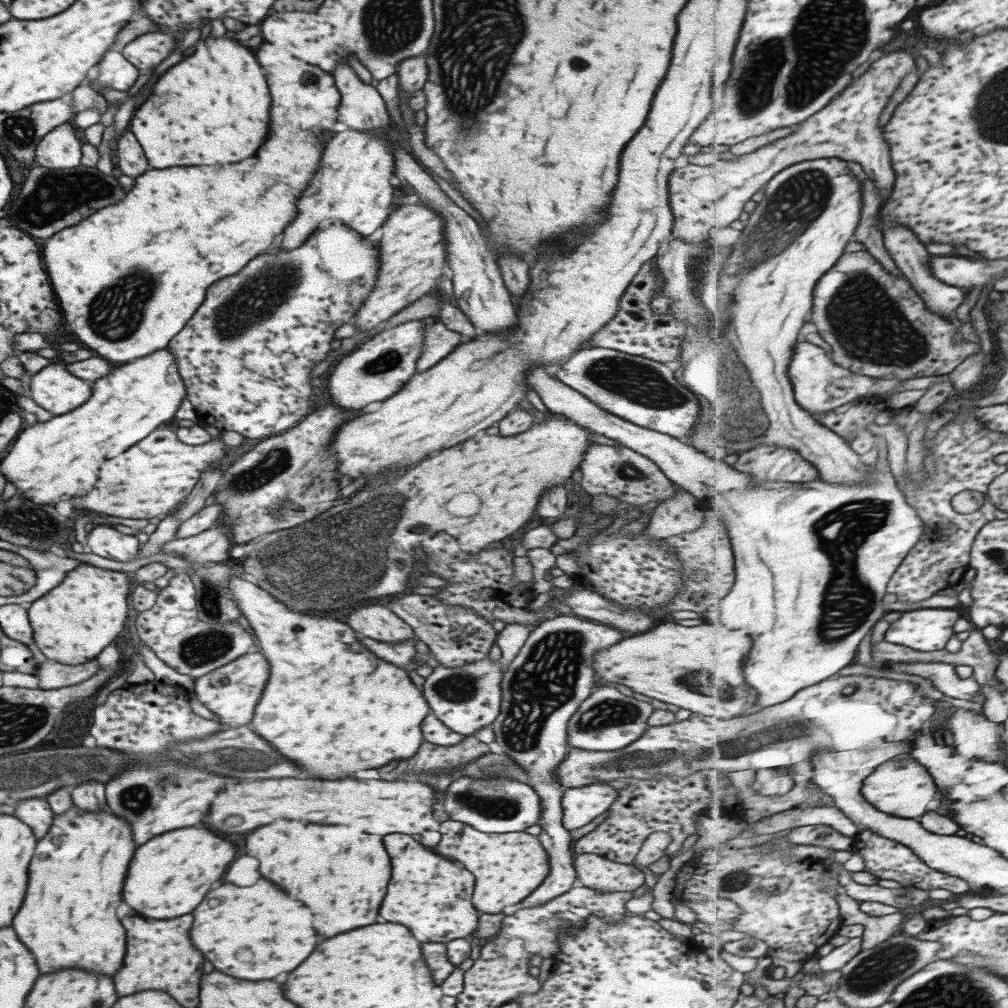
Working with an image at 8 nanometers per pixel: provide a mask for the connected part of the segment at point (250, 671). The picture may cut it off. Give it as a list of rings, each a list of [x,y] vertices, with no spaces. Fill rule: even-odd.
[[[259,650],[239,656],[235,660],[215,668],[212,672],[194,679],[194,696],[201,704],[217,716],[220,725],[227,728],[229,724],[245,725],[252,719],[255,705],[258,703],[263,687],[269,676],[269,665]]]

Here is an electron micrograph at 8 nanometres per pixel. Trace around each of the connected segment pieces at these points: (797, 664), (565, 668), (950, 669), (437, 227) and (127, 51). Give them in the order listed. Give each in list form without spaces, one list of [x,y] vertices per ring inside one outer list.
[[[538,364],[534,368],[530,368],[526,374],[528,387],[534,390],[543,406],[550,413],[565,416],[573,424],[581,426],[589,430],[591,433],[611,438],[625,448],[630,448],[633,452],[638,452],[646,456],[657,466],[658,470],[663,473],[672,483],[686,490],[691,496],[694,496],[702,507],[706,508],[706,512],[711,519],[721,519],[729,528],[729,538],[731,538],[732,549],[736,556],[736,581],[731,589],[731,592],[724,597],[719,604],[715,601],[705,617],[702,619],[705,622],[713,622],[713,624],[721,624],[729,626],[730,629],[747,631],[754,640],[754,646],[751,649],[750,656],[747,658],[746,666],[744,666],[745,680],[758,692],[758,704],[754,710],[761,710],[767,707],[772,707],[782,702],[788,701],[802,691],[804,688],[819,684],[831,676],[835,676],[839,670],[843,670],[849,664],[855,664],[855,660],[859,660],[859,644],[863,644],[863,640],[867,640],[867,636],[871,636],[871,632],[875,632],[875,624],[879,624],[879,620],[883,620],[883,616],[887,616],[887,604],[883,604],[883,600],[887,600],[887,586],[891,584],[891,576],[895,574],[895,570],[901,566],[901,562],[905,560],[911,551],[921,542],[923,534],[926,530],[923,519],[920,517],[918,510],[913,508],[906,499],[906,495],[897,488],[898,475],[890,473],[879,473],[875,470],[875,464],[871,456],[870,466],[874,476],[870,476],[864,484],[831,484],[822,479],[817,479],[809,483],[798,482],[783,482],[783,481],[765,481],[762,485],[751,484],[751,478],[745,472],[735,470],[732,465],[732,460],[724,454],[708,455],[707,453],[698,451],[695,447],[689,444],[683,444],[671,436],[660,434],[659,432],[651,431],[647,428],[639,427],[635,424],[627,422],[627,420],[611,415],[607,411],[597,407],[591,401],[587,401],[585,397],[579,395],[579,392],[569,388],[566,384],[559,382],[554,376],[545,372],[544,364]]]
[[[550,614],[531,628],[523,646],[503,673],[500,711],[490,727],[501,753],[512,758],[526,772],[526,783],[539,797],[542,810],[537,825],[541,831],[536,837],[548,854],[549,865],[547,877],[535,891],[523,898],[519,904],[521,908],[545,904],[568,892],[576,878],[574,858],[570,855],[573,840],[569,831],[562,827],[561,785],[554,776],[554,770],[568,751],[567,721],[596,685],[595,672],[591,670],[594,654],[621,638],[625,638],[625,634],[609,625],[573,614]]]
[[[901,662],[901,664],[895,664],[895,670],[931,681],[945,696],[973,701],[982,690],[982,684],[973,676],[965,680],[959,678],[955,672],[955,666],[956,664],[948,662]]]
[[[415,201],[410,205],[399,205],[385,219],[381,226],[382,237],[376,242],[378,248],[379,268],[375,286],[366,296],[362,306],[354,314],[351,322],[357,327],[357,332],[365,332],[377,326],[379,322],[387,320],[408,304],[415,302],[420,296],[428,294],[429,290],[436,288],[435,280],[441,276],[441,268],[446,264],[446,242],[444,241],[444,220],[426,204]]]
[[[157,30],[140,34],[125,43],[120,54],[137,70],[143,68],[145,71],[145,68],[153,68],[163,58],[167,58],[173,48],[175,48],[175,42],[169,33]]]

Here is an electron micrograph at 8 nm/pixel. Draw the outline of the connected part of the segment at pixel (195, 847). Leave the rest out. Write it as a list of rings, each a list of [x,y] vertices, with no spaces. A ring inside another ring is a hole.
[[[177,828],[153,836],[147,844],[141,844],[131,858],[123,882],[123,902],[139,912],[139,916],[155,920],[189,914],[203,900],[205,892],[211,890],[213,882],[223,876],[233,854],[233,844],[205,828]]]

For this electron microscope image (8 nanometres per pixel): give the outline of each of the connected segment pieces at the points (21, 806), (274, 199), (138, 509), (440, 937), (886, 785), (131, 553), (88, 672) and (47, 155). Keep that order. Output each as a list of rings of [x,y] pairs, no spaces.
[[[44,797],[20,800],[16,804],[13,815],[21,819],[23,824],[29,825],[29,828],[33,828],[35,838],[41,838],[47,832],[54,817]]]
[[[262,40],[253,54],[256,61],[260,64],[260,68],[264,70],[265,80],[269,86],[269,94],[271,94],[271,108],[269,108],[269,132],[265,136],[265,142],[261,144],[265,156],[263,158],[247,158],[239,164],[227,164],[227,166],[189,166],[189,168],[163,168],[163,170],[147,170],[143,172],[143,176],[136,176],[134,185],[131,190],[125,194],[121,202],[107,206],[107,208],[97,209],[89,218],[80,220],[79,224],[73,228],[63,228],[54,232],[49,238],[43,242],[43,250],[41,252],[42,264],[44,271],[48,276],[48,281],[52,286],[52,292],[57,300],[57,304],[62,312],[65,329],[75,335],[75,338],[83,345],[83,347],[94,350],[97,356],[104,358],[116,364],[131,362],[142,356],[147,356],[152,352],[167,347],[167,343],[183,328],[183,324],[191,318],[191,314],[195,312],[195,308],[201,304],[207,286],[211,286],[215,280],[223,278],[223,276],[231,276],[235,272],[239,272],[247,260],[251,260],[253,256],[261,254],[277,234],[283,232],[283,228],[295,218],[297,208],[295,202],[301,196],[301,192],[305,190],[307,182],[311,180],[313,172],[322,158],[322,152],[328,141],[328,134],[333,135],[331,127],[338,121],[338,106],[340,94],[334,85],[334,78],[328,72],[300,61],[293,57],[284,56],[282,51],[277,50],[274,44]]]
[[[157,428],[147,434],[143,440],[127,448],[127,452],[107,460],[99,468],[99,478],[95,488],[83,498],[83,506],[101,512],[101,516],[117,516],[117,518],[161,518],[169,510],[173,510],[183,500],[198,482],[204,470],[217,465],[226,454],[221,436],[216,429],[211,440],[199,446],[187,446],[177,440],[175,432],[169,428]]]
[[[393,834],[383,836],[383,846],[387,854],[391,856],[391,880],[387,884],[387,894],[379,906],[379,916],[387,922],[403,924],[411,930],[415,940],[423,942],[450,942],[457,938],[466,939],[468,934],[477,926],[477,910],[471,904],[471,892],[473,892],[473,876],[465,868],[457,868],[453,862],[429,852],[419,842],[415,842],[409,836]]]
[[[910,756],[895,757],[878,768],[864,783],[863,796],[877,806],[877,810],[903,818],[920,819],[927,812],[927,804],[937,794],[937,784],[926,766],[915,762]]]
[[[90,525],[86,529],[87,545],[90,551],[101,558],[117,560],[117,562],[129,562],[137,559],[139,548],[138,541],[134,536],[127,536],[117,532],[109,525]]]
[[[97,658],[73,666],[65,666],[65,664],[55,661],[45,661],[36,667],[33,676],[39,681],[39,689],[51,690],[91,679],[97,673],[98,668]]]
[[[70,123],[54,126],[36,144],[33,161],[50,169],[71,168],[80,163],[82,141]]]

